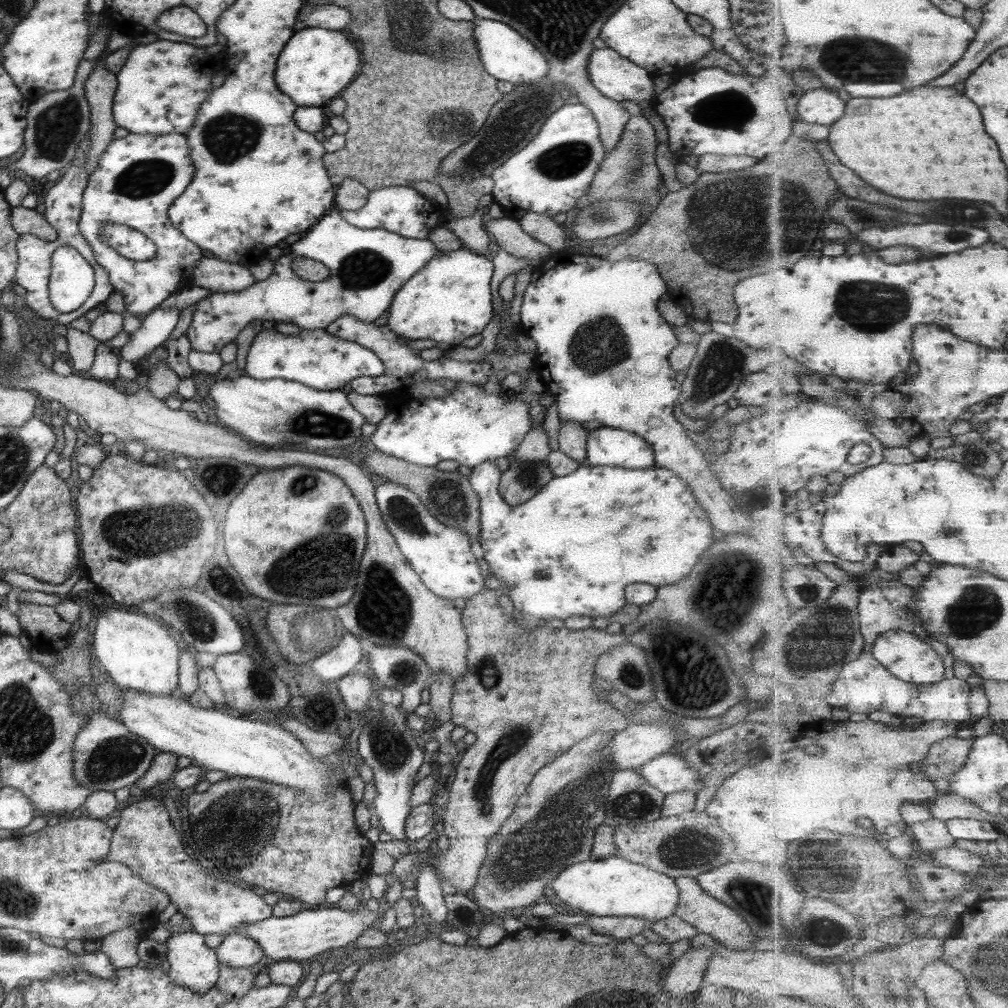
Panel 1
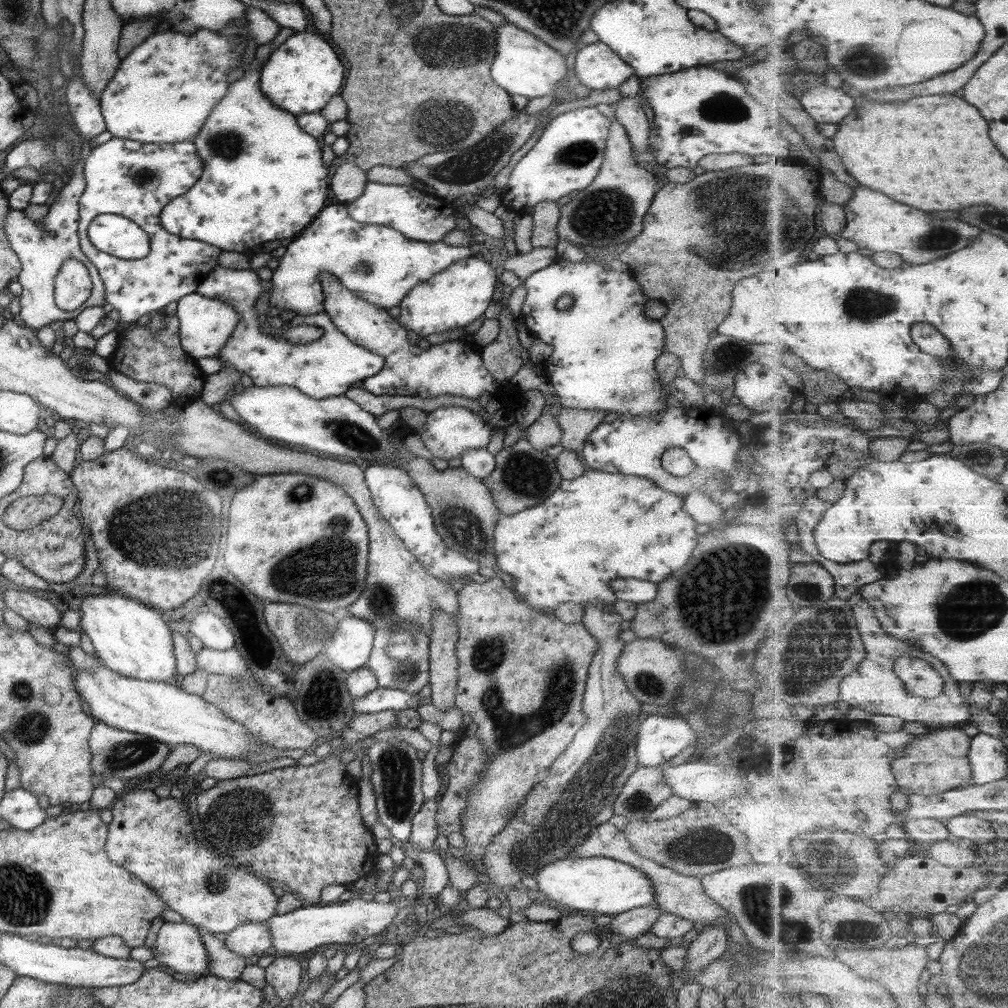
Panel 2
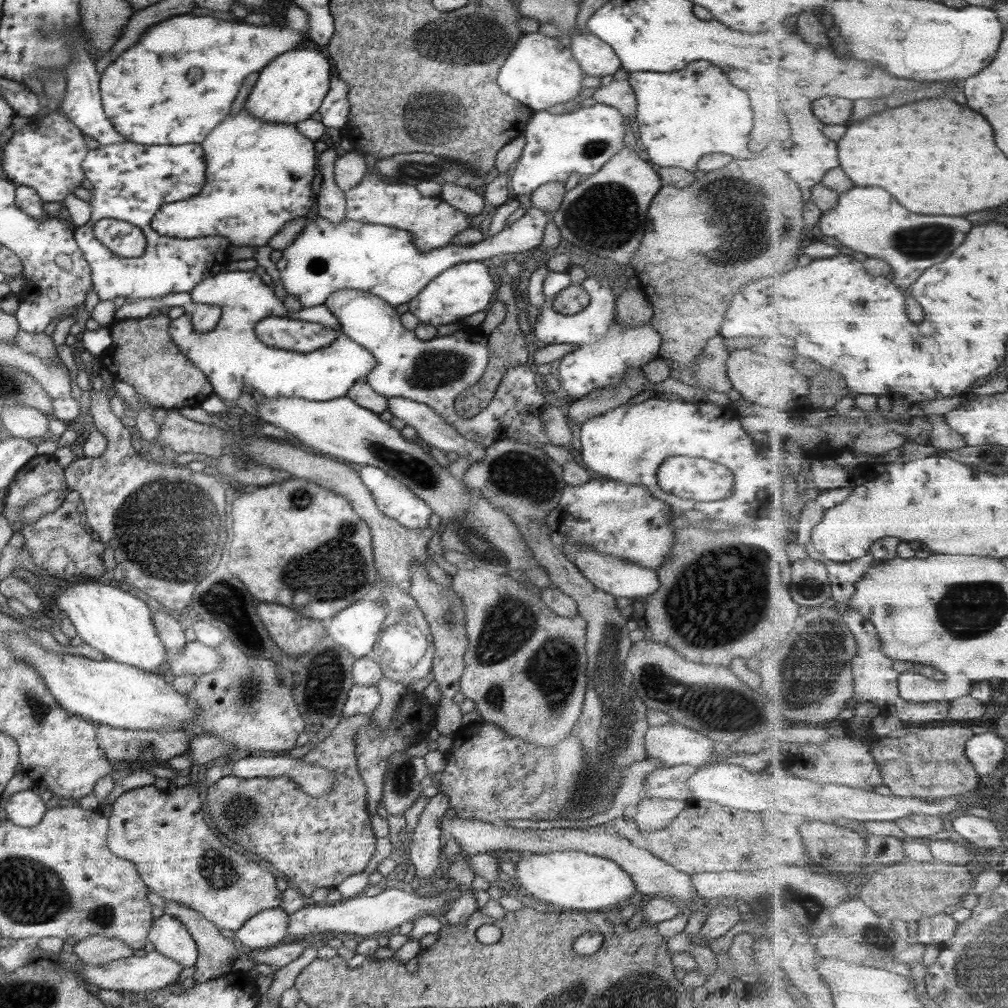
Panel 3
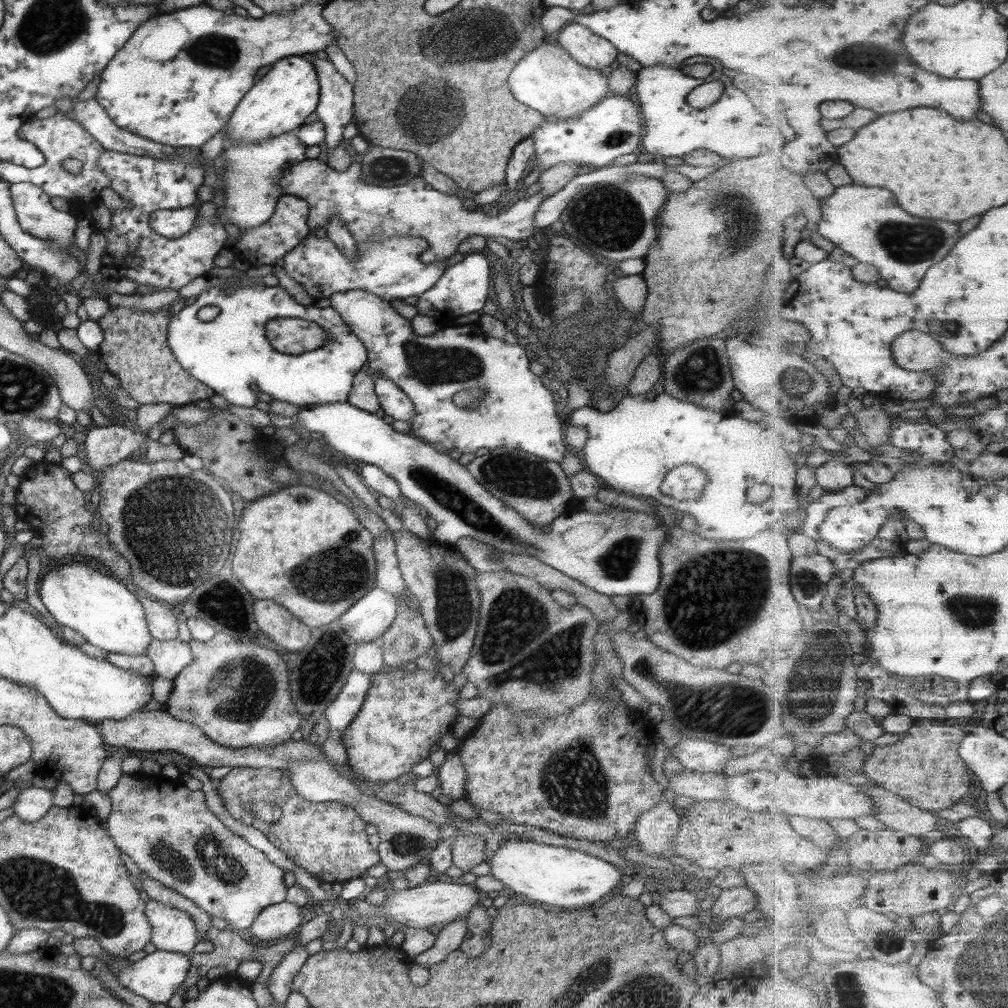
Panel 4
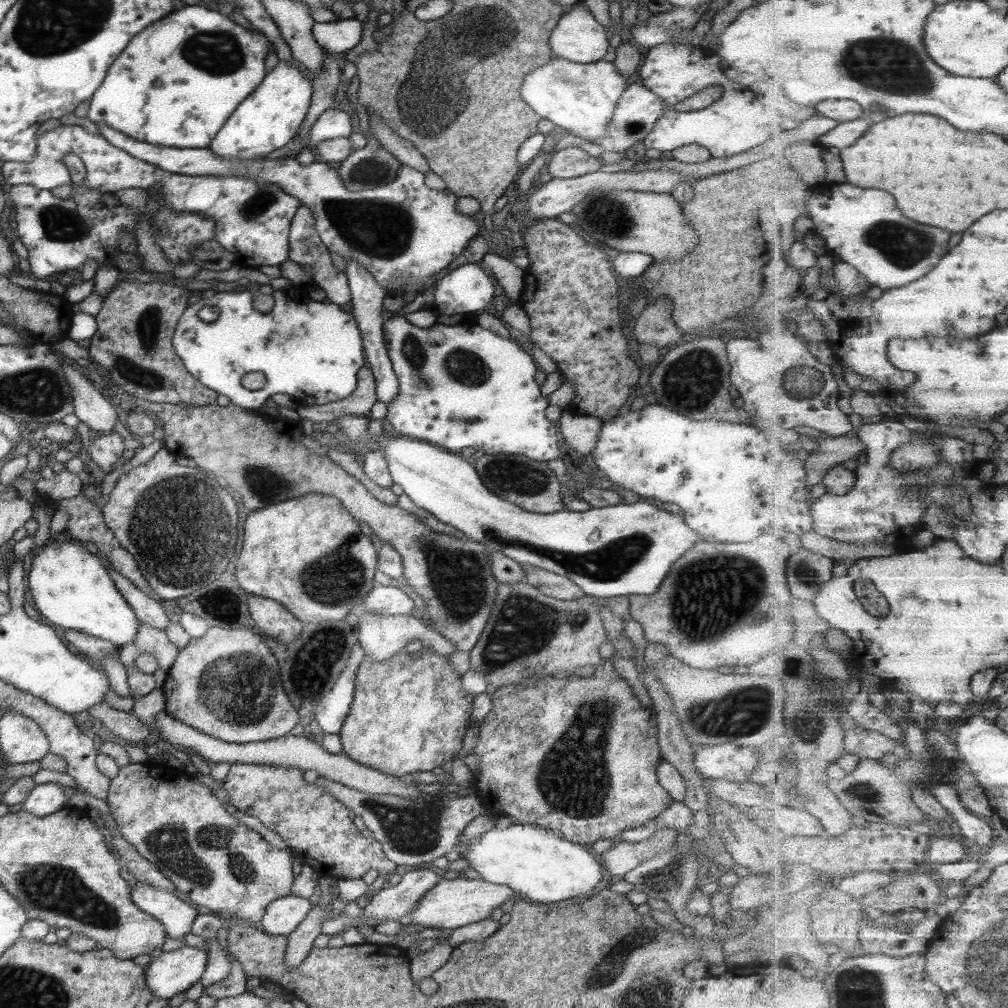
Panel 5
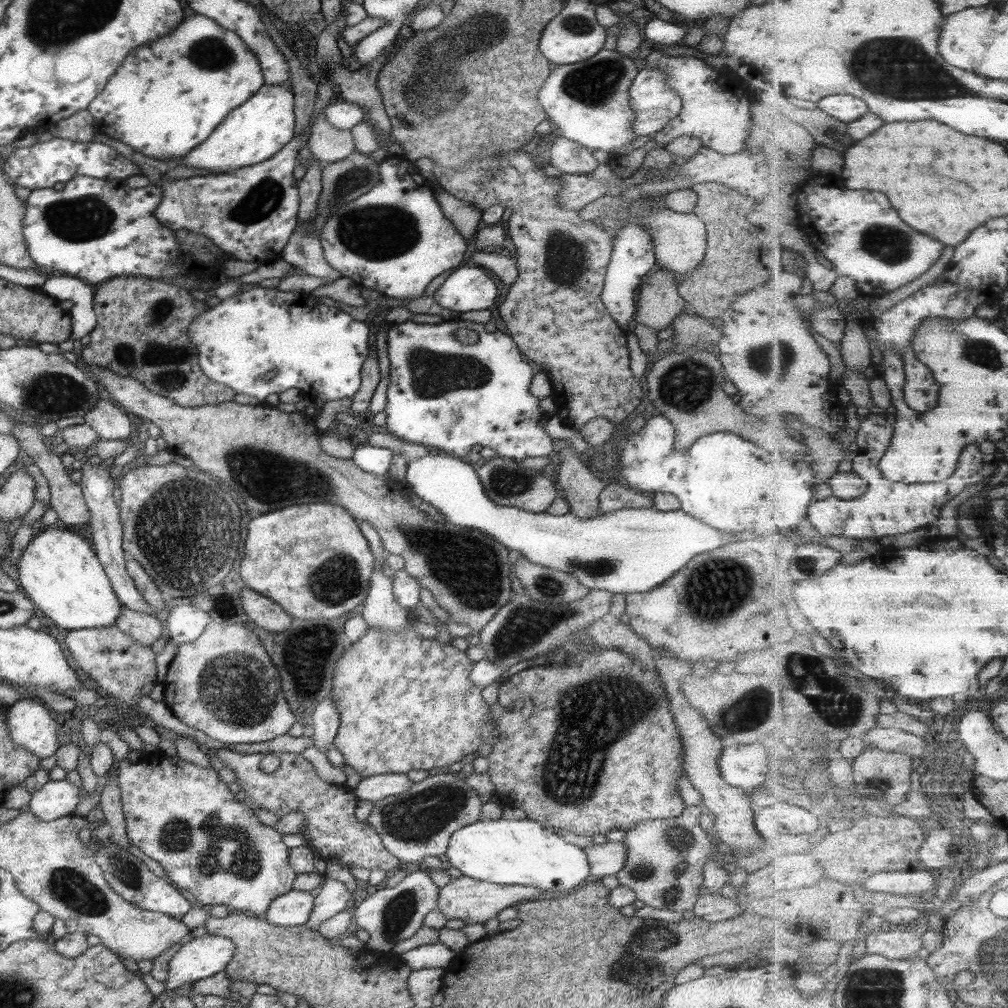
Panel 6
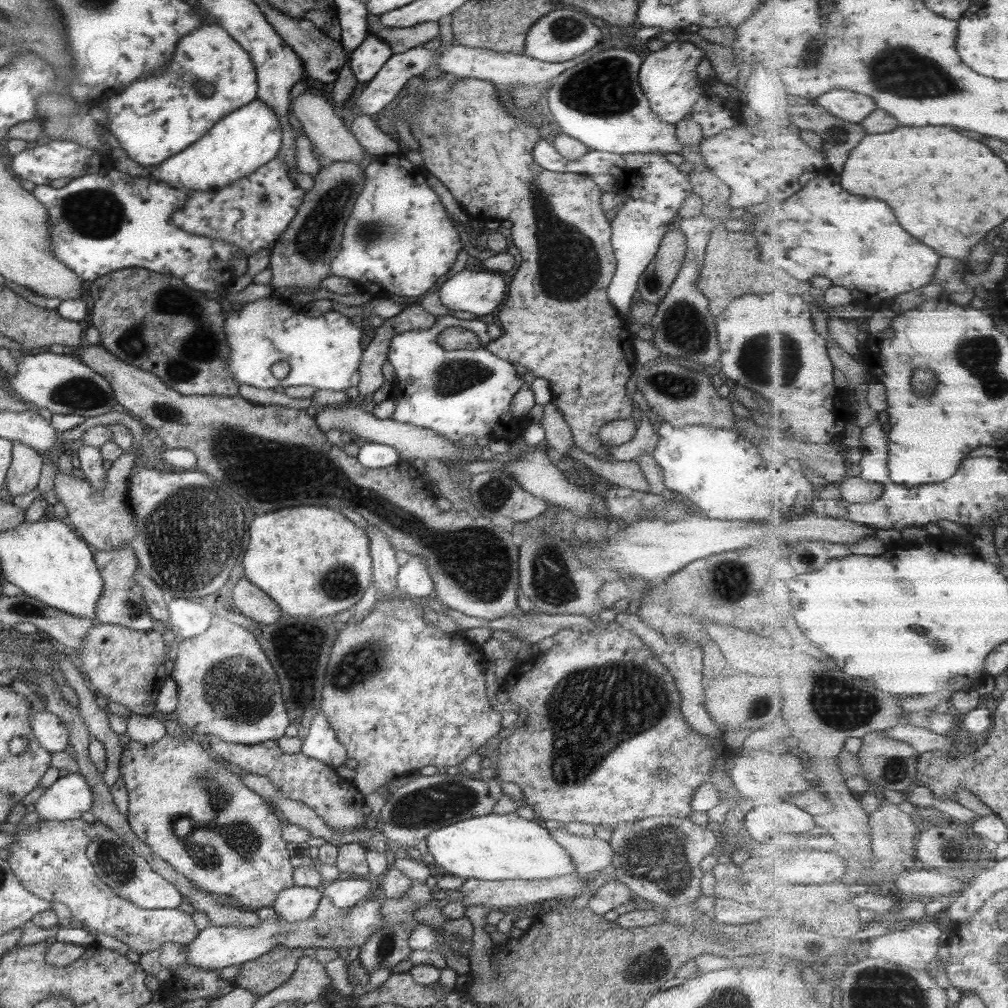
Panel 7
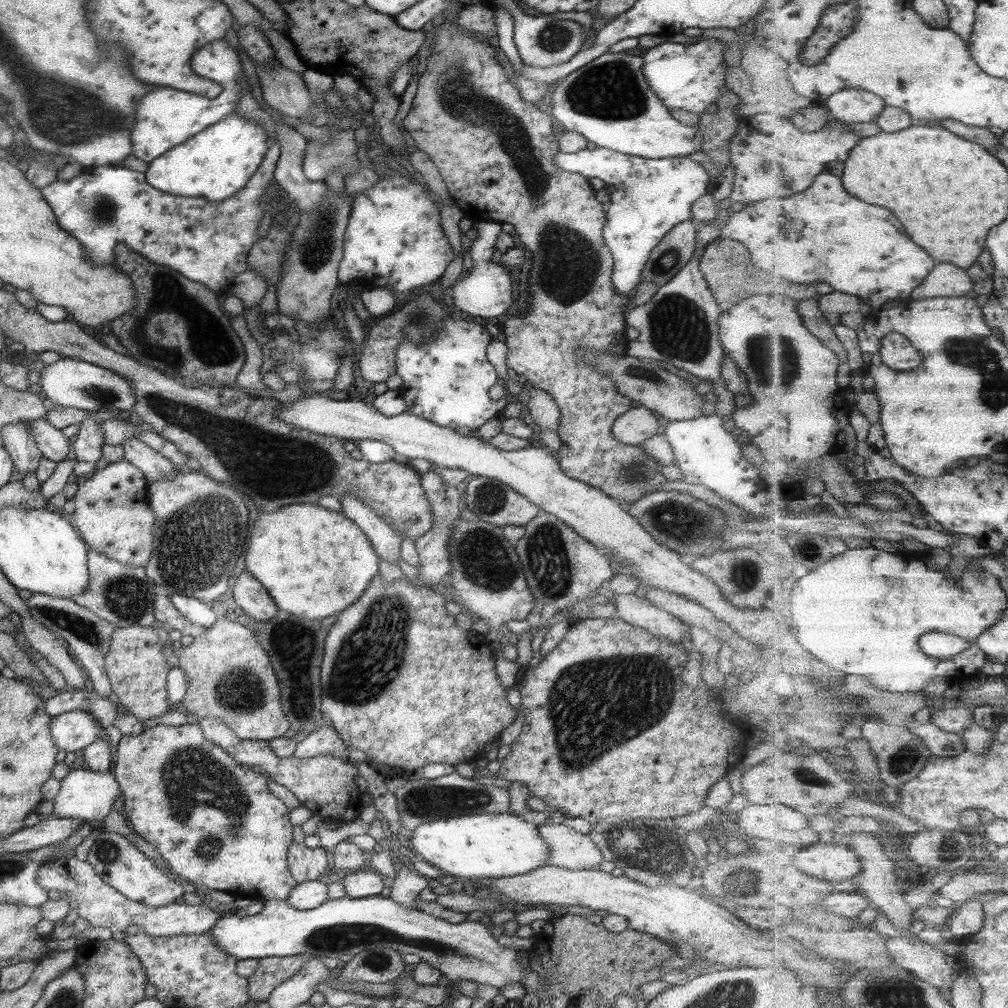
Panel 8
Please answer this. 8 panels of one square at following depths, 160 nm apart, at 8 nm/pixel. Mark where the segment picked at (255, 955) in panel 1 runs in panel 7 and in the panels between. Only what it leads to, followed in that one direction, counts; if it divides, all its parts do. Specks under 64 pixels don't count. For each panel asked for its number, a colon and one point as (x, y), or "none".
2: (251, 938)
3: (266, 929)
4: (276, 920)
5: (282, 915)
6: (292, 909)
7: (295, 903)

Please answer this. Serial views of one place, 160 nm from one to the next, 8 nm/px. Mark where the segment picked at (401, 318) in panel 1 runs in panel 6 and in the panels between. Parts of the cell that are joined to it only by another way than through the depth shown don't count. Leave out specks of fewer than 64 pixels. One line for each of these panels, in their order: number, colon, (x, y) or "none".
2: (454, 297)
3: (465, 288)
4: (462, 288)
5: (467, 288)
6: (466, 288)

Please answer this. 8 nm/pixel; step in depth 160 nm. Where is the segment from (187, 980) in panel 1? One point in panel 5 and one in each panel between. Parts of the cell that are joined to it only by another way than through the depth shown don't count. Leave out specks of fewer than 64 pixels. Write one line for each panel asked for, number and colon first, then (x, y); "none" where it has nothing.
2: (177, 947)
3: (169, 937)
4: (171, 930)
5: (176, 916)

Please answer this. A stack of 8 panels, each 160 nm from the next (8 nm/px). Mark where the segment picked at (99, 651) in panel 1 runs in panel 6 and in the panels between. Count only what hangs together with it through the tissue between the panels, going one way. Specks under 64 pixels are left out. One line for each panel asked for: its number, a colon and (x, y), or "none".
2: (129, 637)
3: (110, 620)
4: (107, 615)
5: (70, 587)
6: (58, 570)

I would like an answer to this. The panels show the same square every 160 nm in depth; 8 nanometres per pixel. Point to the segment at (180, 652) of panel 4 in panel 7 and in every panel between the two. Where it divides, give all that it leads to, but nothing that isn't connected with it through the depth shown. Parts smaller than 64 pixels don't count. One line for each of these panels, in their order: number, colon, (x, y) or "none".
5: (147, 640)
6: (143, 628)
7: (120, 602)

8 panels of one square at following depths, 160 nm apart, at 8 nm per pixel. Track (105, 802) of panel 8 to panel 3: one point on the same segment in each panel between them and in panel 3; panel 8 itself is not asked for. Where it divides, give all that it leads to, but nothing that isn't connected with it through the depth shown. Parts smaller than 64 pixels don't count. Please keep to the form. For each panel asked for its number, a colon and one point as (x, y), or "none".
3: (24, 808)
4: (31, 803)
5: (44, 799)
6: (55, 799)
7: (69, 796)

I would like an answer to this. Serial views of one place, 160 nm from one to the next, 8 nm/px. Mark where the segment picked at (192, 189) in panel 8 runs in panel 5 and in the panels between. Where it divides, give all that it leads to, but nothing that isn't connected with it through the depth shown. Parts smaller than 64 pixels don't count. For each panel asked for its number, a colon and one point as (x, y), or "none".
5: (270, 116)
6: (259, 127)
7: (243, 140)

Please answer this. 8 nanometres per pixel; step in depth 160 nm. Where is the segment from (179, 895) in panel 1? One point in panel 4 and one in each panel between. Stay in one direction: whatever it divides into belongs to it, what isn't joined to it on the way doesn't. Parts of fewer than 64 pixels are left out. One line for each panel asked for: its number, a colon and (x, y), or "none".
2: (152, 838)
3: (162, 833)
4: (166, 829)

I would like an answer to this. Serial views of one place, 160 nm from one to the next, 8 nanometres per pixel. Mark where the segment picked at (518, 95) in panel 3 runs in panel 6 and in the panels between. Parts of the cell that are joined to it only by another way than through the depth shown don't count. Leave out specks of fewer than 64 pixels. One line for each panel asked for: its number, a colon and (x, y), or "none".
4: (548, 80)
5: (579, 99)
6: (588, 100)

